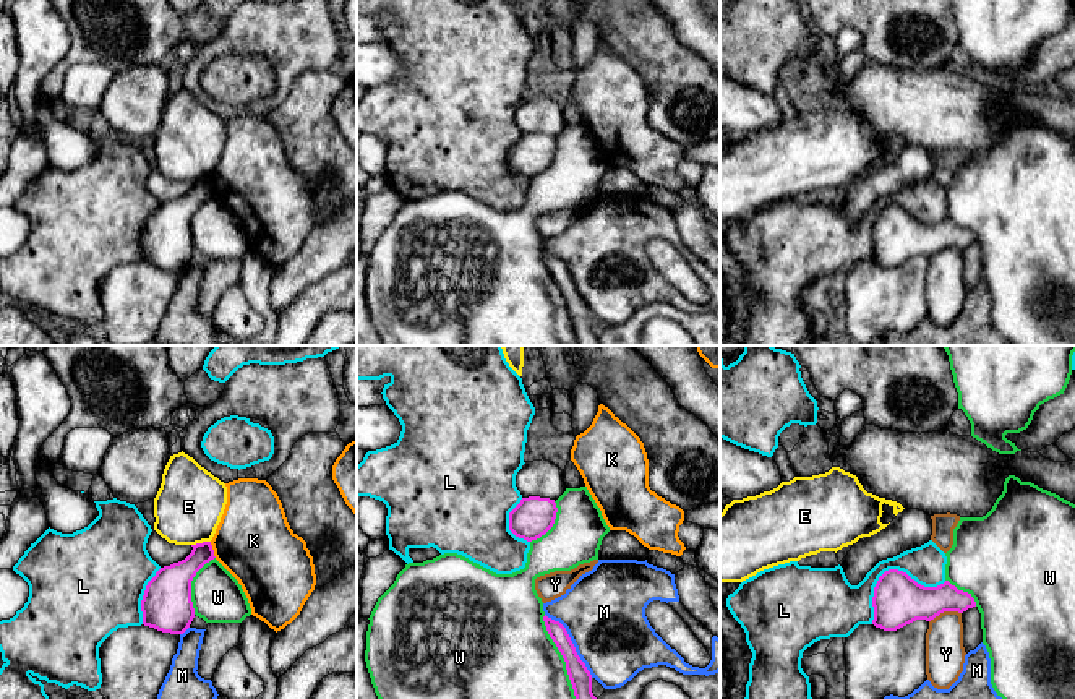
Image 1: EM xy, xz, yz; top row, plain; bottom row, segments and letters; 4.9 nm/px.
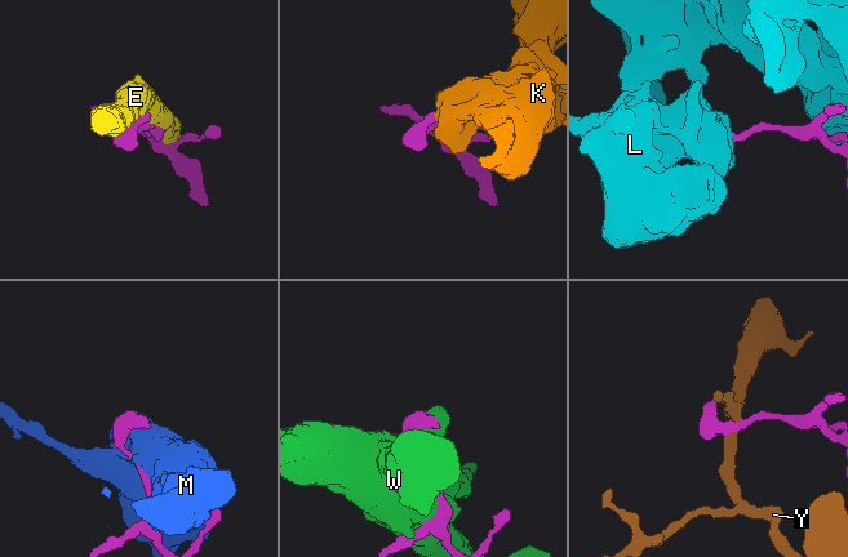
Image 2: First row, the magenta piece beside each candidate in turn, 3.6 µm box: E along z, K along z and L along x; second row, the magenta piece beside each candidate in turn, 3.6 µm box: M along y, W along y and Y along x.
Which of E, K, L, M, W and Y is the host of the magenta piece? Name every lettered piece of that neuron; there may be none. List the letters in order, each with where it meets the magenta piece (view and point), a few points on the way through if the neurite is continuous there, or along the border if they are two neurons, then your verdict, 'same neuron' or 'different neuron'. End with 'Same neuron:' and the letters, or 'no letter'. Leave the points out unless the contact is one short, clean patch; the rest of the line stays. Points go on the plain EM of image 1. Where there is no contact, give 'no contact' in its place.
E: meets magenta in xy at (200, 180); different neuron
K: meets magenta in xy at (213, 187); border along xy (209, 179), (216, 193); different neuron
L: meets magenta in yz at (889, 206); different neuron
M: meets magenta in xz at (571, 279); different neuron
W: meets magenta in xz at (565, 297); same neuron
Y: meets magenta in yz at (944, 247); border along yz (960, 248), (941, 248), (929, 258); different neuron
Same neuron: W

